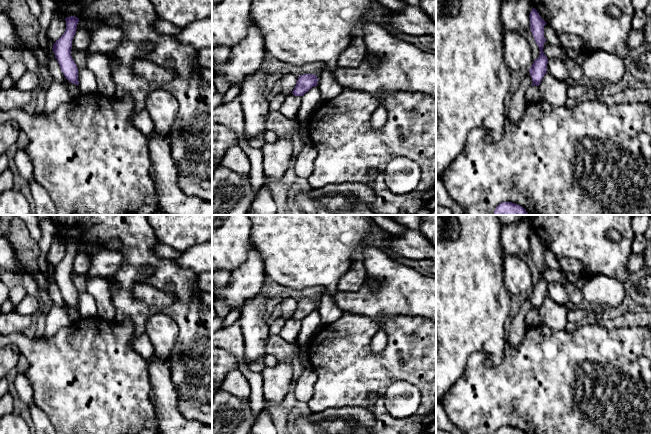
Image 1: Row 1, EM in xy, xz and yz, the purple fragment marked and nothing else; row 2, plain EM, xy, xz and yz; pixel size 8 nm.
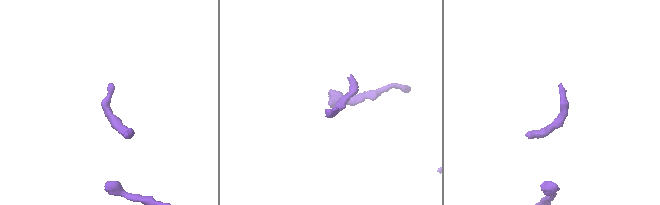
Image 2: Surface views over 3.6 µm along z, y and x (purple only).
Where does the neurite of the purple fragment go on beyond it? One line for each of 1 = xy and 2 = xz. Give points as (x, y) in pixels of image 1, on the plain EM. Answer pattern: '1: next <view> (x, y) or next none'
1: next none
2: next none

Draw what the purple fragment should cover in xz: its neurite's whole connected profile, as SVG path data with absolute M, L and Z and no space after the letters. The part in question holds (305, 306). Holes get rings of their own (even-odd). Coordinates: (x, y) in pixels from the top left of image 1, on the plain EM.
M304 298L298 301L295 312L292 318L295 320L303 320L312 311L318 309L318 302L315 298Z

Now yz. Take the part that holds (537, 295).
M535 232L531 234L529 242L532 260L534 261L534 264L540 274L539 281L536 284L534 284L533 289L529 293L530 300L533 305L533 308L531 310L539 310L547 295L548 282L545 280L543 276L543 270L546 265L544 261L544 250L547 247L541 242L541 240Z

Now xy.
M70 240L65 242L65 244L66 254L64 258L54 267L52 273L65 302L78 310L78 292L71 280L71 273L79 242Z

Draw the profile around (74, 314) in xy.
M65 302L65 304L64 304L63 307L64 307L64 308L67 310L67 312L69 313L69 316L70 316L72 322L73 322L73 321L76 321L76 320L78 320L78 319L80 318L80 313L79 313L79 311L78 311L76 308L71 307L71 306L68 305L66 302Z

